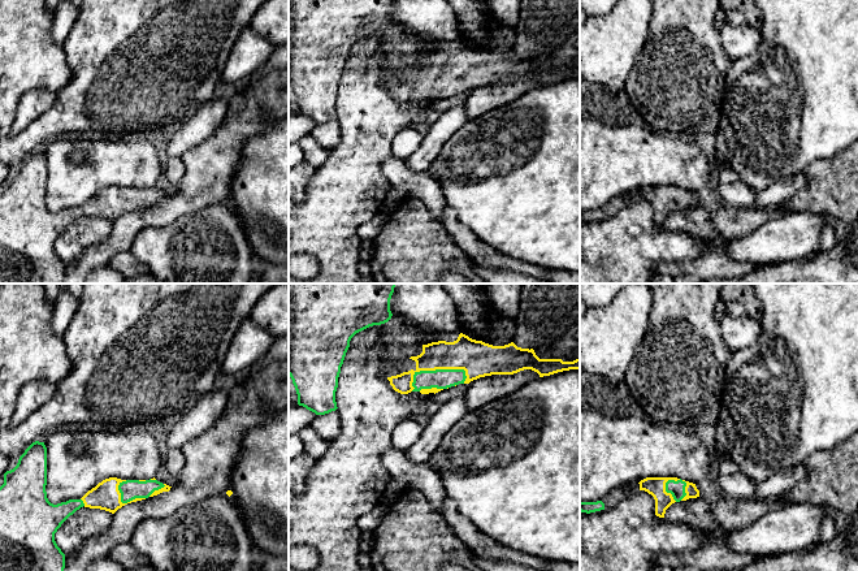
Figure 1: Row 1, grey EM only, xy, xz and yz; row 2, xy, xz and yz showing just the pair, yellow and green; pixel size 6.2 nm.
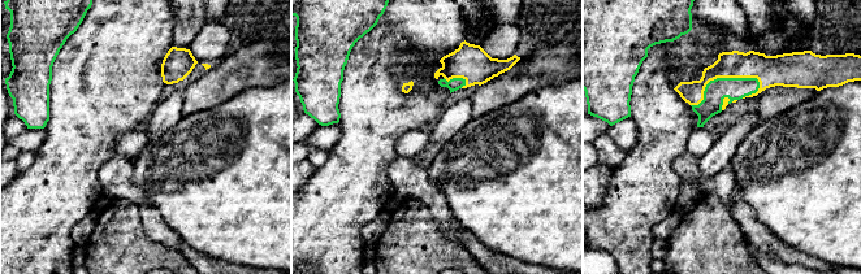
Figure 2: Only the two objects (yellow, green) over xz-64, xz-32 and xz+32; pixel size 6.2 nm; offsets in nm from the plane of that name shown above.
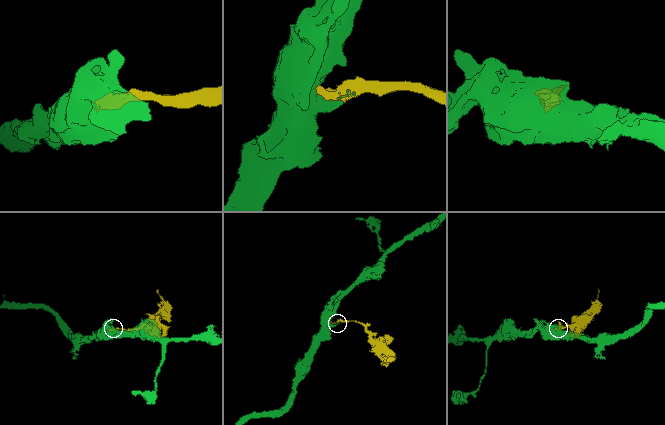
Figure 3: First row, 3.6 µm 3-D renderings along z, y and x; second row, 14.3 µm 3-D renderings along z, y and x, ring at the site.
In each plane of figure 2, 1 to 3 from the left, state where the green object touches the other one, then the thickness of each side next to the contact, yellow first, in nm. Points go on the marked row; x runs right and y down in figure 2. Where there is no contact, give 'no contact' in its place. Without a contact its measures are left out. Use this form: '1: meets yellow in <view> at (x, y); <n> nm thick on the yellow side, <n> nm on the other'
1: no contact
2: meets yellow in xz-32 at (457, 77); 220 nm thick on the yellow side, 80 nm on the other
3: meets yellow in xz+32 at (719, 77); 170 nm thick on the yellow side, 140 nm on the other

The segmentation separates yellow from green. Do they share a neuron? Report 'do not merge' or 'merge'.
merge

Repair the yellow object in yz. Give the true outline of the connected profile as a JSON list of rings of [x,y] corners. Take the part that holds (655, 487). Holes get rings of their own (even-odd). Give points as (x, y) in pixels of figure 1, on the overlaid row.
[[[646,477],[640,483],[640,490],[645,490],[655,499],[655,515],[664,518],[666,510],[675,502],[699,497],[696,484],[677,477]]]

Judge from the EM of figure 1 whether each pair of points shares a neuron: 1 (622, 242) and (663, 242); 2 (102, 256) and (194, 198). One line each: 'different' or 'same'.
1: same
2: same

